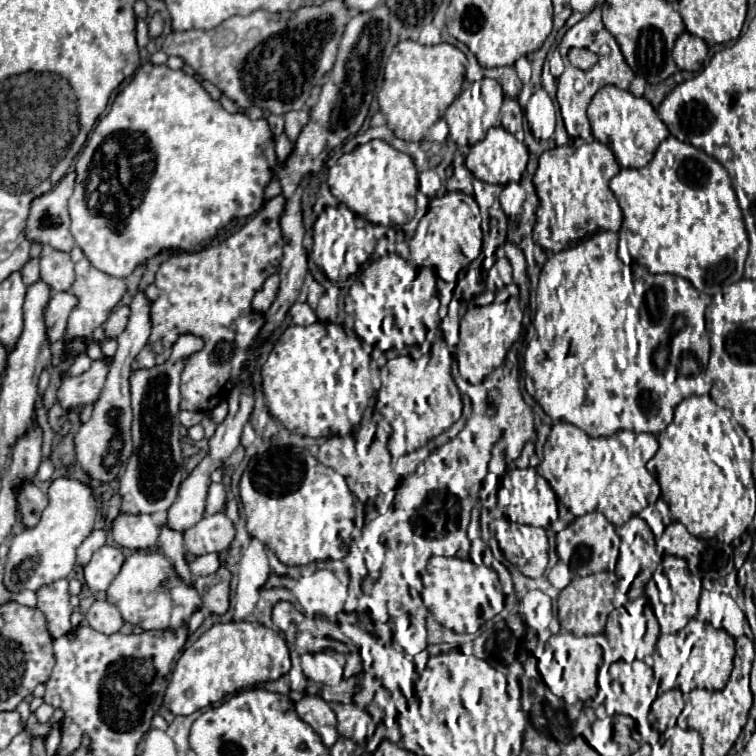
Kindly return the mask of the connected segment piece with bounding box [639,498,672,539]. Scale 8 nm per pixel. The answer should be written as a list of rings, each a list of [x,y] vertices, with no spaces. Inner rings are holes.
[[[661,498],[654,504],[646,507],[640,512],[639,516],[646,521],[656,539],[659,539],[662,536],[666,528],[663,519],[672,519],[668,504]]]

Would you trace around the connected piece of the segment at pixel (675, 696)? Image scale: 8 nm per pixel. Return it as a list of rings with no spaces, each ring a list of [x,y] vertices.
[[[669,690],[658,695],[651,706],[657,730],[663,732],[668,727],[675,726],[684,707],[685,702],[680,690]]]

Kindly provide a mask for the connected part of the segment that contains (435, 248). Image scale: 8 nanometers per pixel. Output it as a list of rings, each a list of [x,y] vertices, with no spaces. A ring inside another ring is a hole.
[[[450,192],[442,198],[432,198],[428,212],[416,226],[416,234],[410,240],[410,264],[432,268],[444,282],[456,282],[456,276],[480,255],[483,233],[479,206],[468,194]]]

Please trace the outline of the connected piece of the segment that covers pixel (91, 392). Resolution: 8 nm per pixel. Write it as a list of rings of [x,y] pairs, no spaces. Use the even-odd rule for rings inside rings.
[[[98,360],[92,362],[90,370],[86,370],[80,376],[66,376],[60,390],[58,390],[58,402],[64,410],[70,410],[74,406],[88,406],[94,404],[100,396],[100,390],[104,386],[108,374],[108,364]]]

